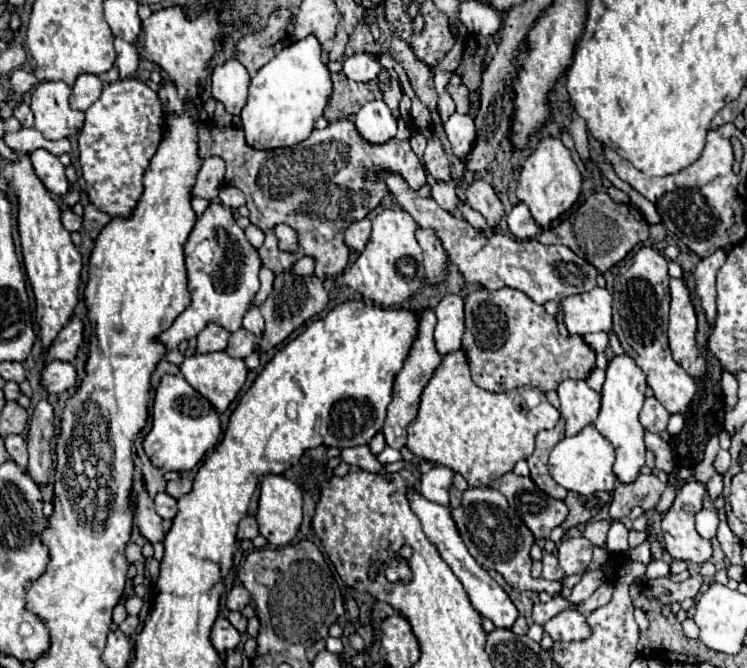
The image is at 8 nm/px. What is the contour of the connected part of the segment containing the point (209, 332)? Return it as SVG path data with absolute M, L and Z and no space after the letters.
M208 324L208 326L198 334L198 346L196 346L196 350L198 350L200 354L226 350L228 336L230 336L230 332L226 332L224 328L220 328L220 326L216 326L216 324Z

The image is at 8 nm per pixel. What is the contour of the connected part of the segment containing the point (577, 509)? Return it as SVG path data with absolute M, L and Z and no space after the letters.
M568 492L568 496L566 496L564 502L566 502L568 510L570 510L568 516L566 516L566 522L562 522L562 528L564 528L564 530L592 520L592 516L594 516L592 510L588 510L588 508L582 504L582 500L580 500L580 496L578 496L576 492Z

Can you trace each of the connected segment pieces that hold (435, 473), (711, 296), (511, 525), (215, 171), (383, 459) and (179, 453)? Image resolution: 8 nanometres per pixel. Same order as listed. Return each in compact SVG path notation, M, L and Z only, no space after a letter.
M434 466L428 474L420 476L418 492L426 500L430 500L430 502L448 506L448 490L452 486L452 478L454 478L454 472L450 468L446 468L446 466Z
M716 250L714 254L710 254L710 258L702 258L694 270L694 278L696 278L696 292L702 300L702 308L706 312L708 324L714 326L716 320L716 288L714 288L714 278L718 268L722 266L722 262L726 260L728 250Z
M468 488L462 496L460 508L452 510L452 518L458 526L458 532L468 546L470 554L486 568L492 568L504 576L504 580L516 590L547 592L556 598L563 586L558 581L532 578L530 574L530 546L534 544L532 532L522 524L516 512L508 506L506 498L492 488Z
M208 158L202 162L200 172L196 174L196 184L192 188L192 196L200 196L206 200L218 198L218 192L224 184L226 164L220 158Z
M386 446L386 448L376 456L376 460L378 460L380 464L386 464L386 462L398 462L398 460L402 460L402 456L400 456L398 450Z
M164 374L154 396L152 428L142 442L150 462L162 470L188 472L202 460L202 456L210 448L216 446L220 432L220 420L212 404L204 396L200 396L184 380L182 374Z

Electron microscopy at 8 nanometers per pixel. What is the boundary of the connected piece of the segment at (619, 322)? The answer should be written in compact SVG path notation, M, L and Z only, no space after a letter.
M642 246L618 272L618 294L616 294L616 308L614 308L614 332L618 328L624 332L624 338L628 344L622 344L626 354L630 354L636 364L644 370L648 378L648 386L652 388L656 400L670 412L686 412L694 392L696 384L686 374L686 370L674 362L668 338L666 338L666 322L668 322L668 304L670 304L670 292L668 292L668 260L656 252L654 248Z

